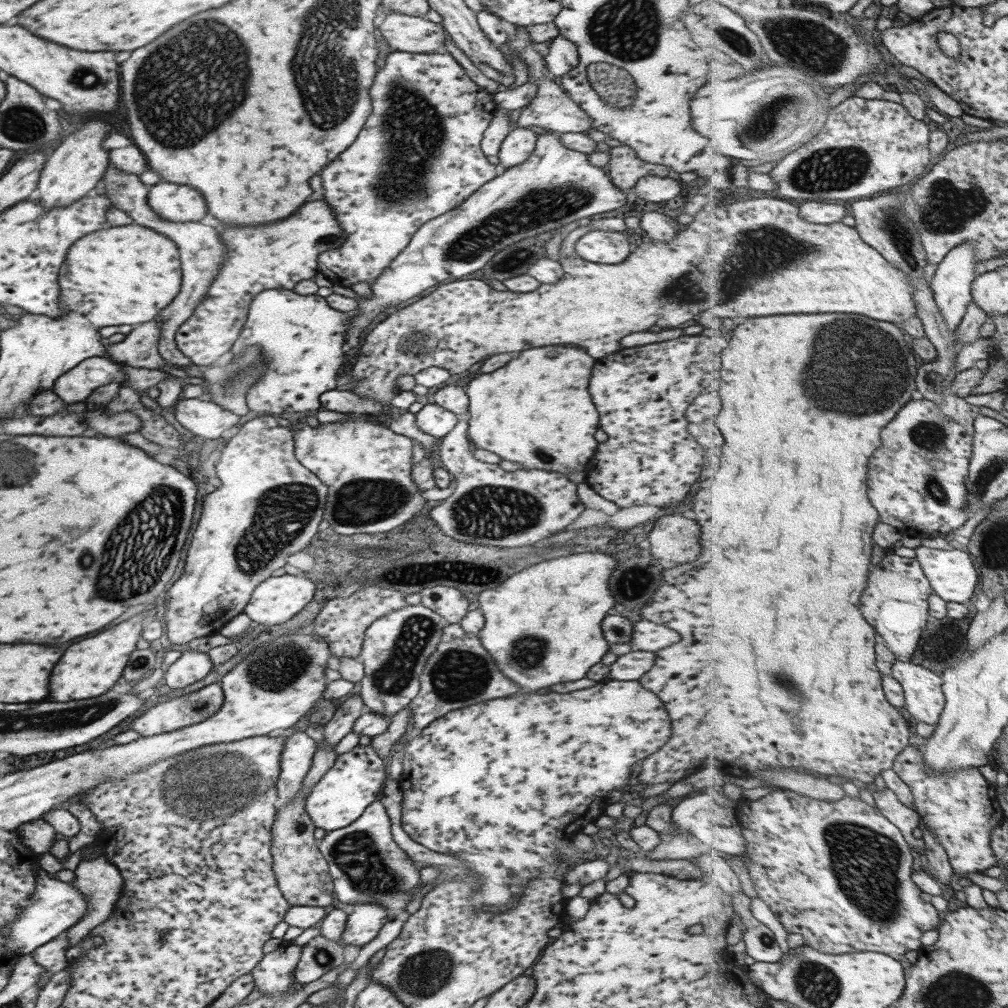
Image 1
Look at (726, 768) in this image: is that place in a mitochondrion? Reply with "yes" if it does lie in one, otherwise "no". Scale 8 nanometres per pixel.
no

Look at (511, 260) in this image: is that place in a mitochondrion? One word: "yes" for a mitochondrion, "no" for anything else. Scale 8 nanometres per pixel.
yes

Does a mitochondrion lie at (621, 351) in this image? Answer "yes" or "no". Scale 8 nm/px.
no

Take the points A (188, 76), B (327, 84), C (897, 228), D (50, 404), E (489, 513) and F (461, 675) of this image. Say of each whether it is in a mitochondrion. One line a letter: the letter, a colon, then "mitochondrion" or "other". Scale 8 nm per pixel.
A: mitochondrion
B: mitochondrion
C: mitochondrion
D: other
E: mitochondrion
F: mitochondrion

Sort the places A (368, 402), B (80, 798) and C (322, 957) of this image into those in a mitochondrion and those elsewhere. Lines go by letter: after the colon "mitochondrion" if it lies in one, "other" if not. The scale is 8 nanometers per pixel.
A: other
B: other
C: mitochondrion

